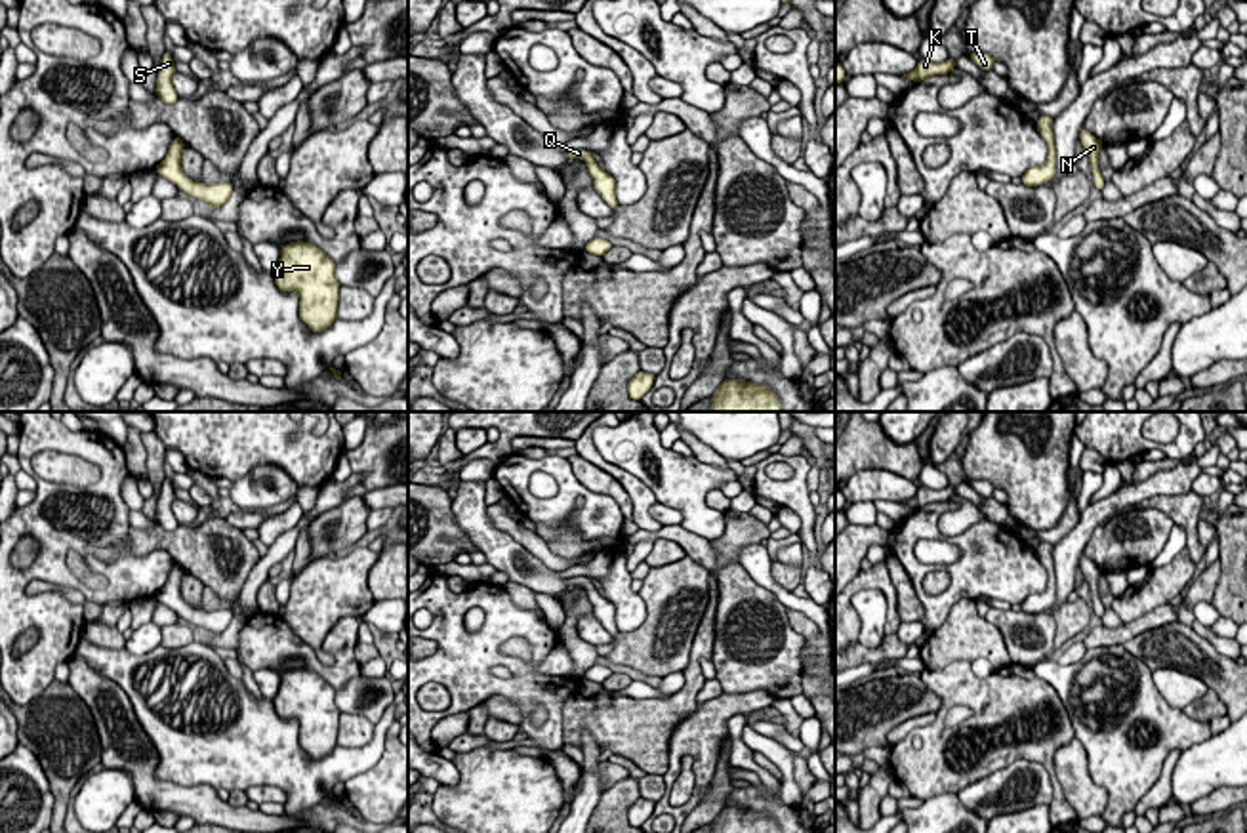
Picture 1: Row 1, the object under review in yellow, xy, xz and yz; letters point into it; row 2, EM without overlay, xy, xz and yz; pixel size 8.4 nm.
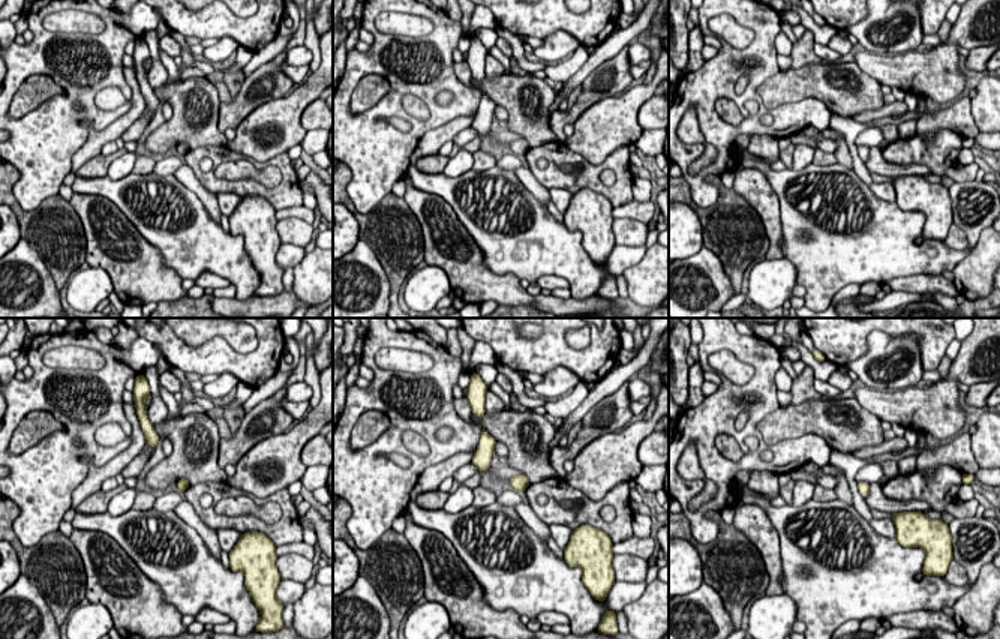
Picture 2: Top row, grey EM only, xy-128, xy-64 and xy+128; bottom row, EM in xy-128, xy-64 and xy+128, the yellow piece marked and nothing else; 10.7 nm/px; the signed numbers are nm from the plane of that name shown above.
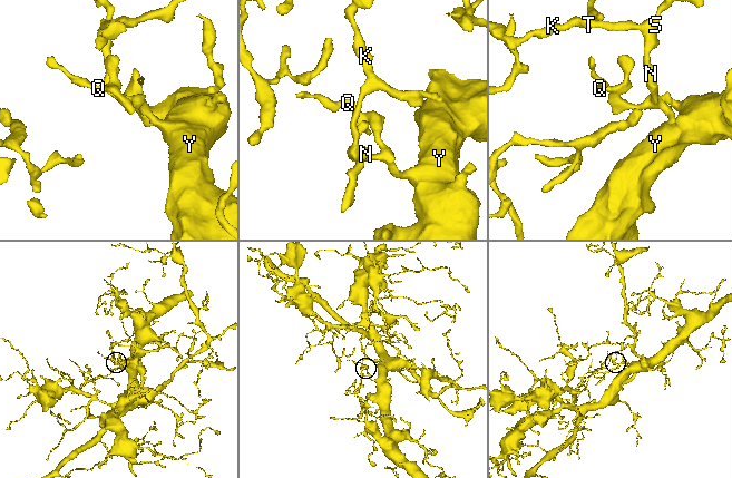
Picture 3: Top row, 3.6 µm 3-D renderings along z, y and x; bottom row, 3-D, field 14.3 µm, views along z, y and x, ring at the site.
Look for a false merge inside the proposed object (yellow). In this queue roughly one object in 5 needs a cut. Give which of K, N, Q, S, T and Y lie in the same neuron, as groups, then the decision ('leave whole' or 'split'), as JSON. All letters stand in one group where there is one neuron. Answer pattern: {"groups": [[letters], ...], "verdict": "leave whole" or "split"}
{"groups": [["K", "N", "Q", "S", "T", "Y"]], "verdict": "leave whole"}

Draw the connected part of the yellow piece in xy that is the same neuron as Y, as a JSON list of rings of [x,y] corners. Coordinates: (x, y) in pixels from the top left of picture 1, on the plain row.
[[[303,667],[282,673],[273,703],[280,719],[299,722],[299,745],[313,759],[326,757],[337,745],[341,711],[336,690],[317,673]]]

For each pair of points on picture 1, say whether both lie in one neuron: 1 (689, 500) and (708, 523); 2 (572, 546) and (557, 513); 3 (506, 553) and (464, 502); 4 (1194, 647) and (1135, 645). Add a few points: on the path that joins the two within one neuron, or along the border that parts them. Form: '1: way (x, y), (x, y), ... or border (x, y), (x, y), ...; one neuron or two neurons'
1: way (693, 506), (702, 517); one neuron
2: border (534, 521), (574, 527), (590, 540), (607, 538); two neurons
3: way (492, 540), (470, 515); one neuron
4: way (1179, 647), (1150, 647); one neuron

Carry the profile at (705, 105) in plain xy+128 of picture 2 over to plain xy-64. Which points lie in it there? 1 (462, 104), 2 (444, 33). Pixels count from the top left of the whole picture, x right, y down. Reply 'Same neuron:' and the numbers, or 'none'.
Same neuron: 1, 2

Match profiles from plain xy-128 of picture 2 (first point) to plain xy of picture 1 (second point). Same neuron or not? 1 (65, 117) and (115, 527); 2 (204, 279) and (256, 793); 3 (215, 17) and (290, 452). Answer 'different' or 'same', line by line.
1: same
2: same
3: same

